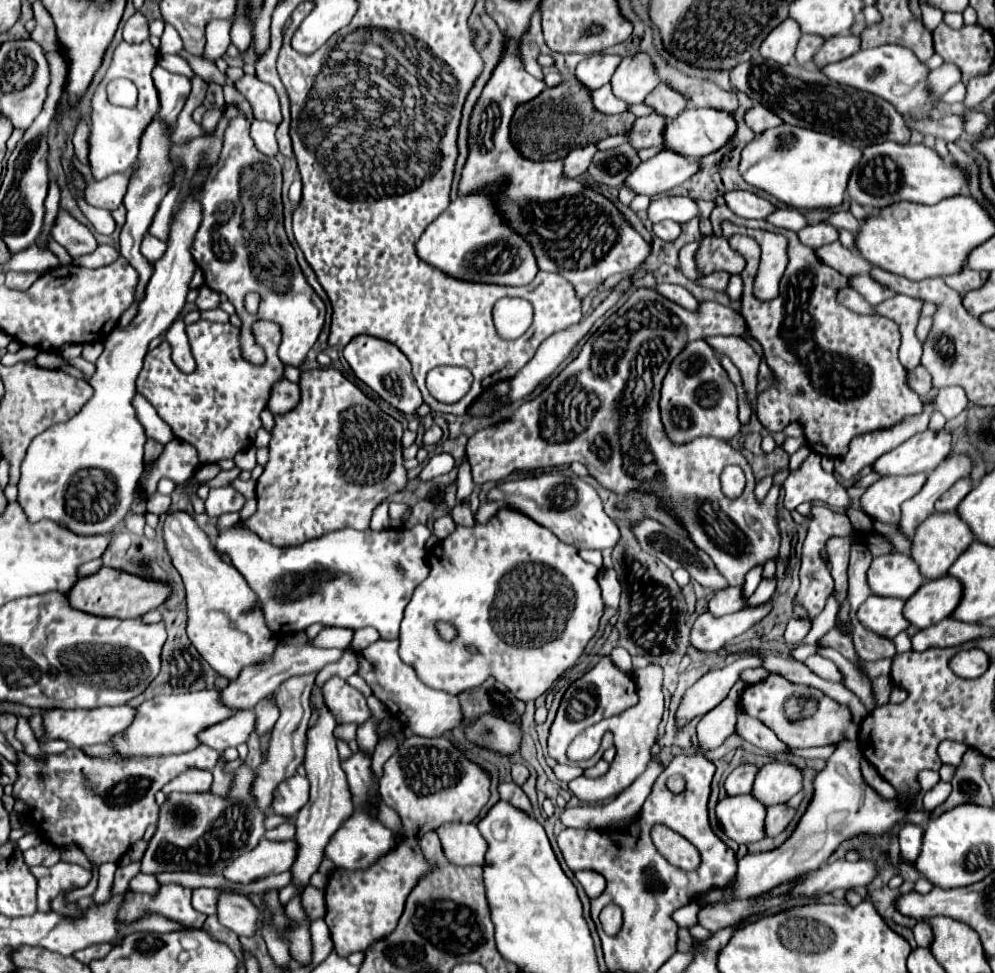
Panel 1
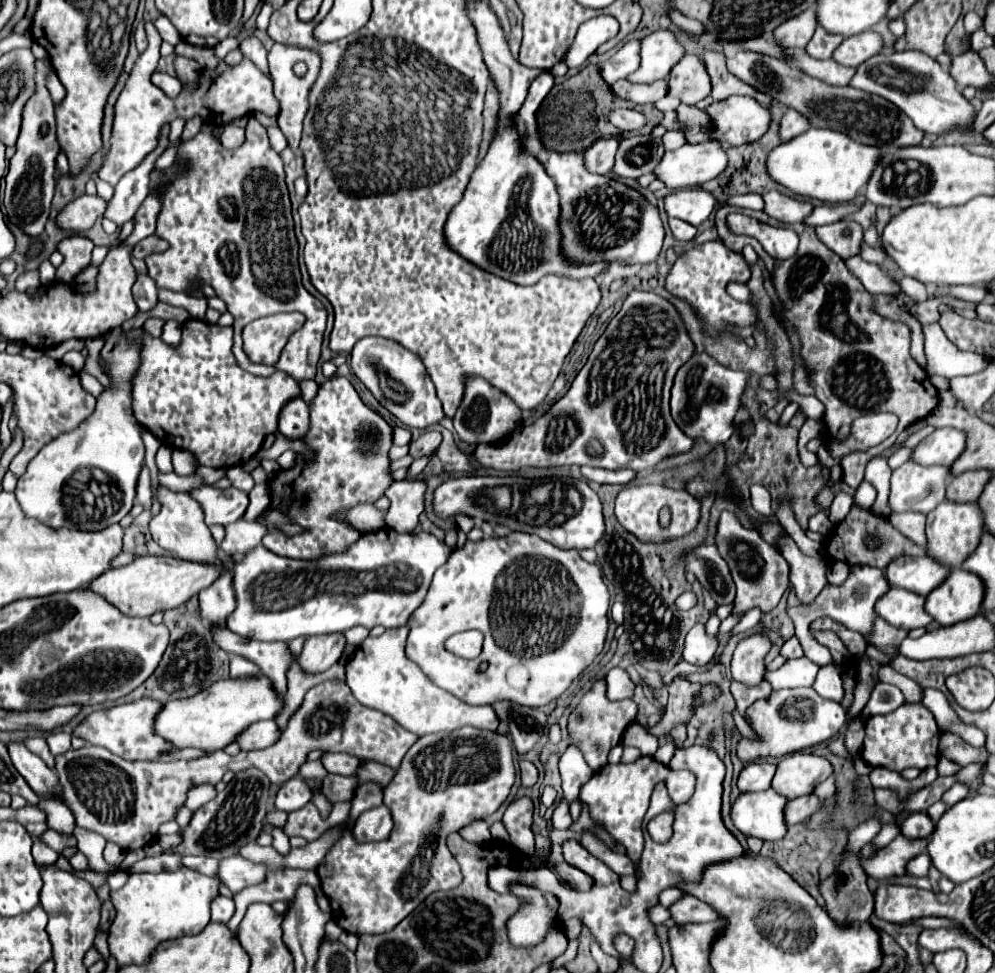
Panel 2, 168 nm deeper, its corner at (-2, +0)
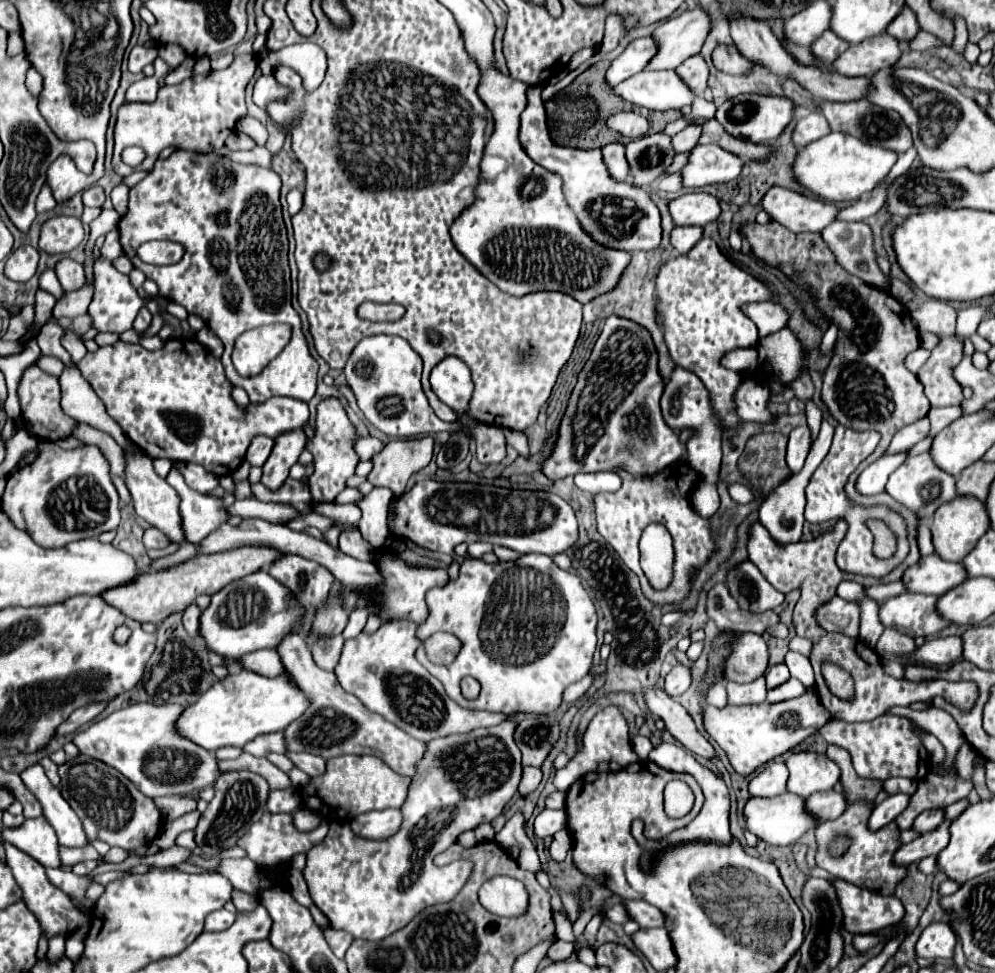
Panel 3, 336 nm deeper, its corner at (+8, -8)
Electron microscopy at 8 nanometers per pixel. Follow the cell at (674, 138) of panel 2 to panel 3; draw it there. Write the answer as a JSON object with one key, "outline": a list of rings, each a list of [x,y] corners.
{"outline":[[[689,125],[689,127],[685,127],[681,133],[677,133],[675,137],[671,137],[673,151],[675,151],[675,153],[691,151],[691,149],[697,145],[699,135],[701,135],[701,127],[699,127],[699,125]]]}

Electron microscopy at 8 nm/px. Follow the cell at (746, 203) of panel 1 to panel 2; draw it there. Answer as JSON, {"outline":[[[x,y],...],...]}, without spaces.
{"outline":[[[769,191],[767,195],[763,195],[763,199],[765,199],[765,213],[785,223],[805,221],[813,211],[813,205],[809,201],[789,197],[779,191]]]}

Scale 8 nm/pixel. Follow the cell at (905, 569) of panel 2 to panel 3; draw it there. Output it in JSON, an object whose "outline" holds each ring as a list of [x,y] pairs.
{"outline":[[[935,553],[921,557],[919,563],[907,567],[901,577],[907,591],[935,595],[935,597],[947,593],[951,587],[957,587],[965,579],[967,579],[967,571],[965,567],[961,567],[961,563],[943,561]]]}

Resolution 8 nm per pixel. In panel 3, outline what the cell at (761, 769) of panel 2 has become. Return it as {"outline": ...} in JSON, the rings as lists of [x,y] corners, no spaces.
{"outline":[[[769,763],[759,775],[755,775],[747,789],[751,797],[775,797],[785,793],[785,781],[789,773],[785,763]]]}

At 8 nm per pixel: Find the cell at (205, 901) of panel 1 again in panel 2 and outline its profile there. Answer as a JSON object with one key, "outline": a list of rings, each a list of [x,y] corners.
{"outline":[[[219,895],[213,903],[211,903],[211,921],[219,921],[219,923],[227,923],[235,913],[235,901],[229,897]]]}

